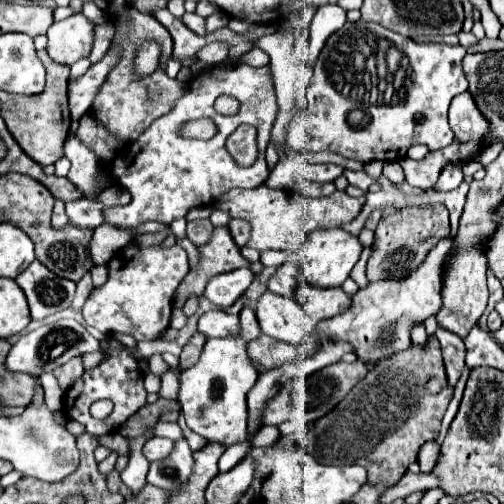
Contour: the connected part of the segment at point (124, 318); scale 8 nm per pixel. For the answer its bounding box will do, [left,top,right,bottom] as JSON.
[82,233,190,341]

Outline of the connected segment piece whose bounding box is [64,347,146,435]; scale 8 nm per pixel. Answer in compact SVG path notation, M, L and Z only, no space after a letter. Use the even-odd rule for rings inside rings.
M114 347L110 353L106 353L106 359L96 369L92 369L90 373L84 373L82 379L76 381L76 385L72 385L66 391L64 413L66 413L66 417L82 423L88 433L104 435L104 433L116 431L144 403L146 403L146 389L144 389L144 379L142 379L142 371L138 367L138 361L134 357L130 357L128 353L124 353L122 349ZM98 399L112 399L114 401L114 411L102 421L98 421L90 415L90 405Z

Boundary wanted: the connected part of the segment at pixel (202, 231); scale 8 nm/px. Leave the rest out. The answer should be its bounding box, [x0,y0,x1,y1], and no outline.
[188,219,214,245]

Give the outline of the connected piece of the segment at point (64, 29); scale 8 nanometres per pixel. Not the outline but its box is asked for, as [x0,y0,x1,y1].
[46,13,94,65]

